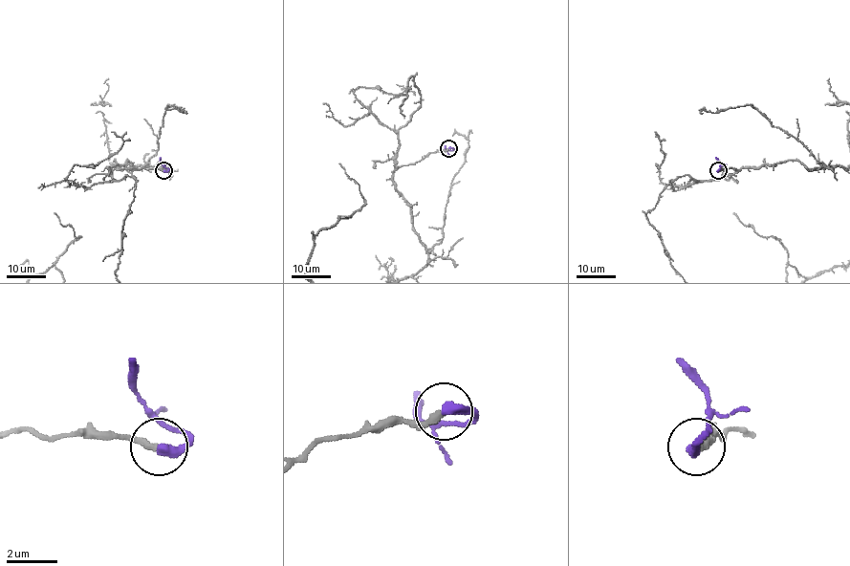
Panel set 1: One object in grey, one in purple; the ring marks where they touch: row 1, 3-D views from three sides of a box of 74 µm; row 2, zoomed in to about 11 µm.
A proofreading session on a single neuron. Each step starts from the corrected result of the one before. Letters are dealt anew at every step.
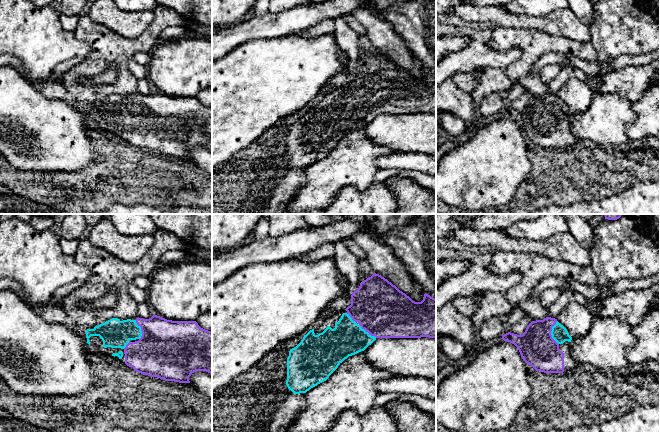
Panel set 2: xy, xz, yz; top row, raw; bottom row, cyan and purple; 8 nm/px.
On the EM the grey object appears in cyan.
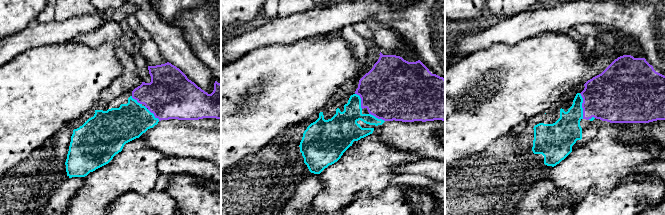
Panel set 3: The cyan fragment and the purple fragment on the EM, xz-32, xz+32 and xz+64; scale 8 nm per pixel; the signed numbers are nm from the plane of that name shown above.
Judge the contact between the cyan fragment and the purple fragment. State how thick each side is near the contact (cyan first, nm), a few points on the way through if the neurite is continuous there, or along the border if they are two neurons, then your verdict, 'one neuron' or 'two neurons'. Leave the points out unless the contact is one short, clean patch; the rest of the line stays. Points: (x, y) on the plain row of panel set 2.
130/280 nm | across yz (559, 109), (551, 109), (537, 123) | one neuron

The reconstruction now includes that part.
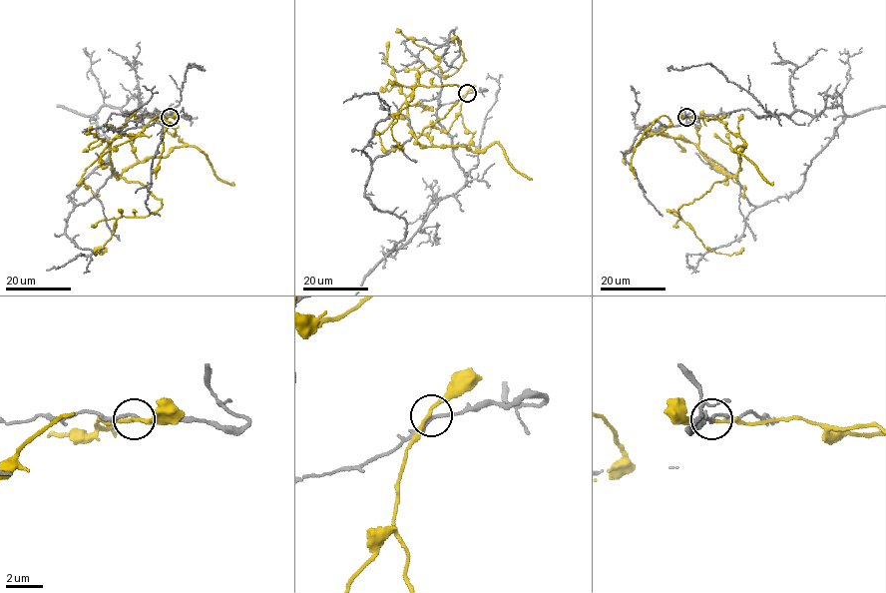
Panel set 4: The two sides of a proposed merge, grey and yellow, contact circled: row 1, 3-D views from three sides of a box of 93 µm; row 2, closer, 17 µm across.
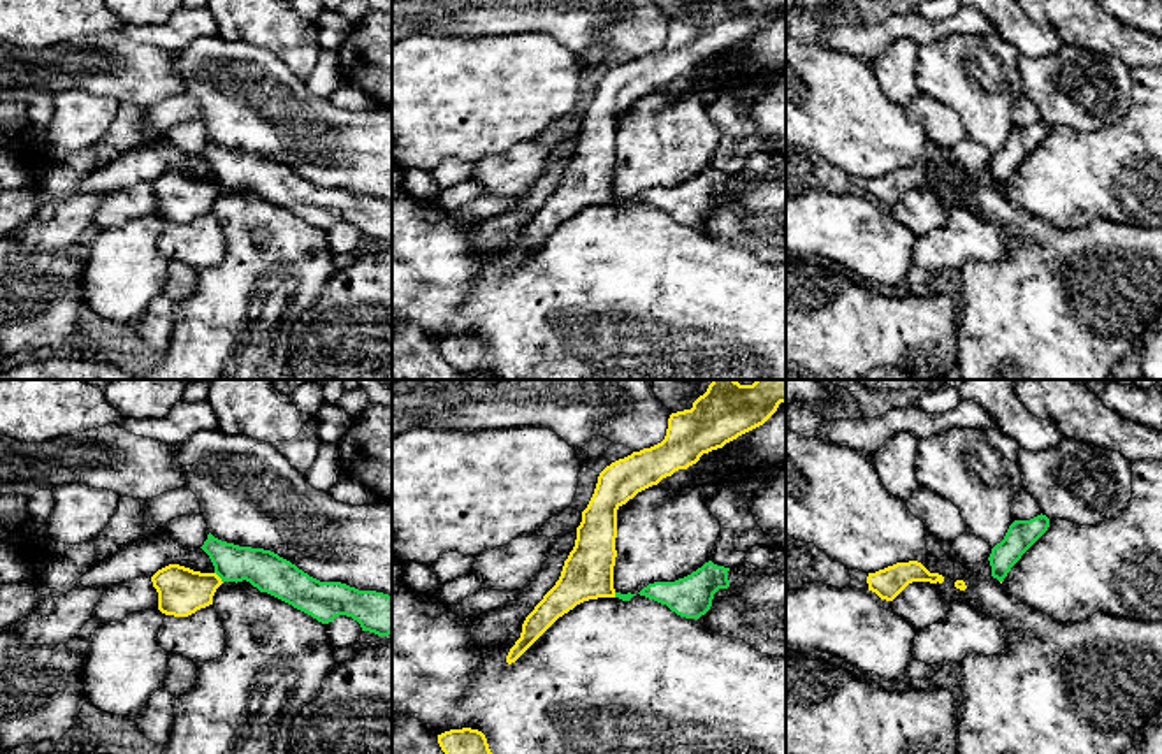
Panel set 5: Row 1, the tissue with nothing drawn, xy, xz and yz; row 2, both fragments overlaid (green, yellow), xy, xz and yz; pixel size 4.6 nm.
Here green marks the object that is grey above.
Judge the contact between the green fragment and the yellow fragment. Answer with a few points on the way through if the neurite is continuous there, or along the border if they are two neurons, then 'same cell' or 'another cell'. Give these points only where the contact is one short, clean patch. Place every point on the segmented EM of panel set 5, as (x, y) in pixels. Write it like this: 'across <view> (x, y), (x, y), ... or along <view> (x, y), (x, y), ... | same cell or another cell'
along xy (215, 572), (222, 582) | another cell

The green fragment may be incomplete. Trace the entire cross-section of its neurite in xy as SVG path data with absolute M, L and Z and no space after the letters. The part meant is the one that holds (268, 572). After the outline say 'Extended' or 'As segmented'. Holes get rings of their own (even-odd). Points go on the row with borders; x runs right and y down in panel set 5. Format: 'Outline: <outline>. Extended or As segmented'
Outline: M211 533L200 548L209 555L222 582L246 580L322 624L346 615L357 620L362 631L392 634L389 594L359 591L341 582L320 582L271 550L227 543Z. As segmented

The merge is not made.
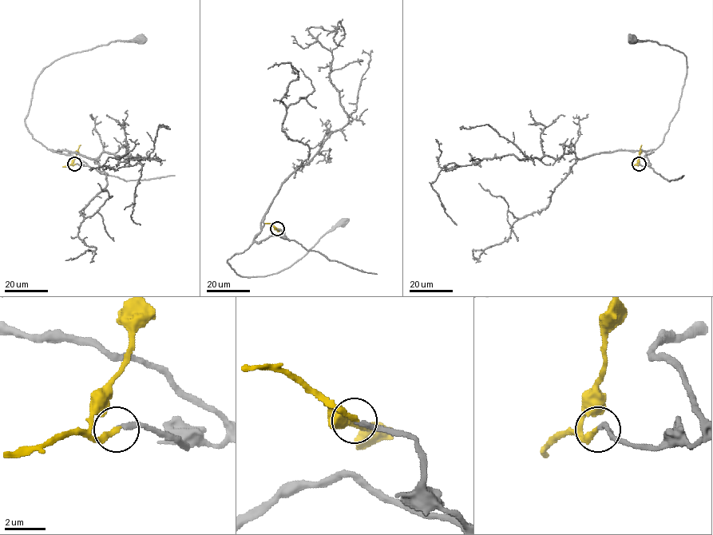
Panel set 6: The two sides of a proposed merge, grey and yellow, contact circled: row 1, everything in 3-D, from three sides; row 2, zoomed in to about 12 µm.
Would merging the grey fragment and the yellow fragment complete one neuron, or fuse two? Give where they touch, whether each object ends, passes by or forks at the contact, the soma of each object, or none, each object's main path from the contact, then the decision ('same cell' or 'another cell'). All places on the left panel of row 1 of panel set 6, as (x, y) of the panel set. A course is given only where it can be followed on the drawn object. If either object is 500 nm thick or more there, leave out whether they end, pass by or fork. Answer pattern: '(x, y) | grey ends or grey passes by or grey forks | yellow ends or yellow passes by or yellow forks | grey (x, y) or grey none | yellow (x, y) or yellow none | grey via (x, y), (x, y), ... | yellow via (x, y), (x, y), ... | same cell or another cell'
(74, 164) | grey ends | yellow ends | grey (140, 39) | yellow none | grey via (74, 164), (86, 164), (79, 158), (49, 150), (26, 126), (35, 79), (64, 57), (115, 41), (140, 39) | yellow via (74, 164), (72, 164), (73, 160), (81, 144) | same cell

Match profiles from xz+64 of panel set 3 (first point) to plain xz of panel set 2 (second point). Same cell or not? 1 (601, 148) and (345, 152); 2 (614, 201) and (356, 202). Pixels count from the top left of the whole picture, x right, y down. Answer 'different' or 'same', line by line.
1: same
2: same

